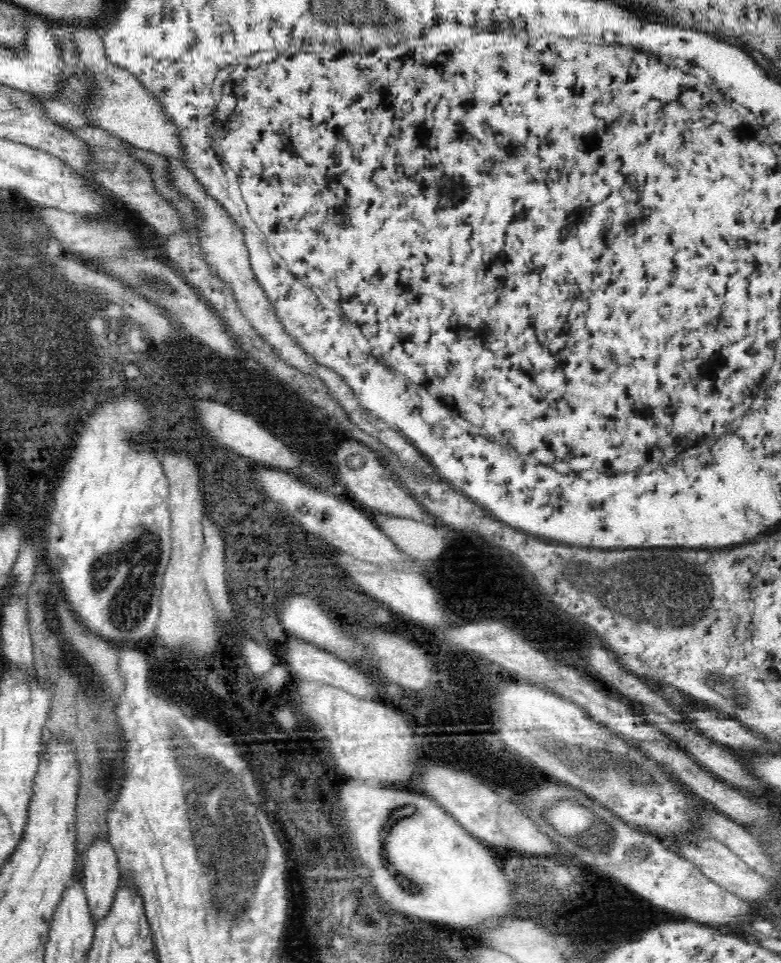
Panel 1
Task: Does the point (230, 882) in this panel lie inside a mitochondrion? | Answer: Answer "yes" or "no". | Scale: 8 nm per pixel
yes

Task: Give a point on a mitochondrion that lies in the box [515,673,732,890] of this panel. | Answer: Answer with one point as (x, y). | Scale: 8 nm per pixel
(634, 785)

